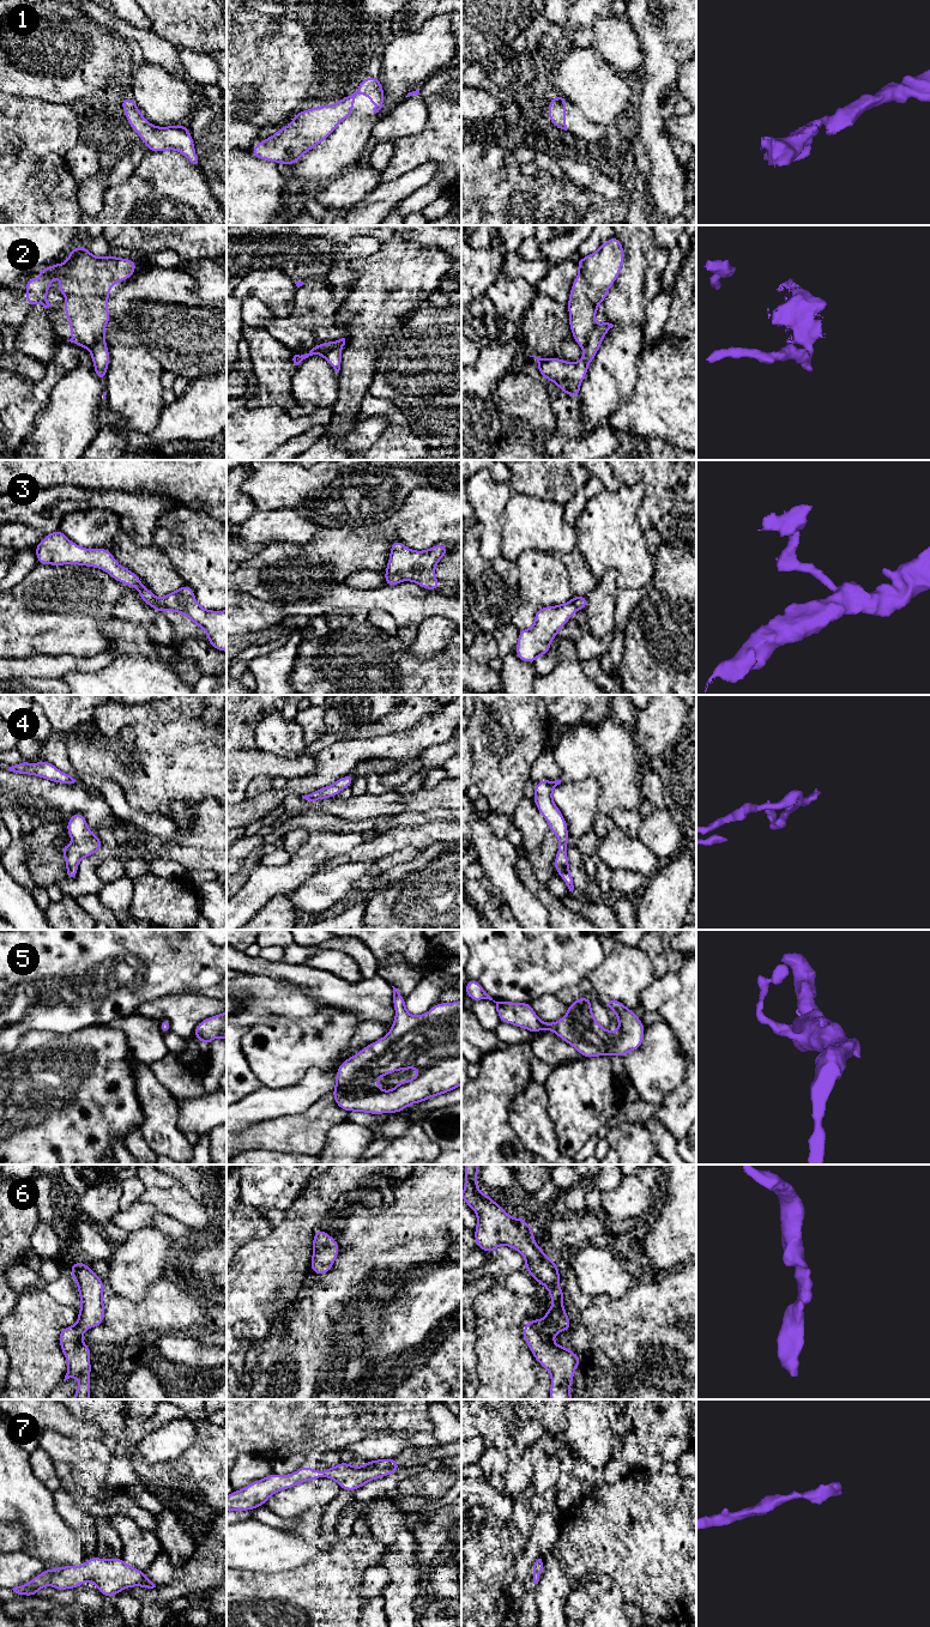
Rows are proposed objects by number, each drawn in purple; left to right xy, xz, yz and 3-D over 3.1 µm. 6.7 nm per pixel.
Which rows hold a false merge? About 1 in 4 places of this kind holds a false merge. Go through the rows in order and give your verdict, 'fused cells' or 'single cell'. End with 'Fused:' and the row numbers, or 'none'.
1: single cell
2: fused cells
3: fused cells
4: single cell
5: single cell
6: single cell
7: single cell
Fused: 2, 3

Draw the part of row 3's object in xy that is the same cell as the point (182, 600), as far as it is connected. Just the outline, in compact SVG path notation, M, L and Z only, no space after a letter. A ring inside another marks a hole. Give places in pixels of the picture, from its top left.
M186 583L175 592L157 599L164 609L159 610L156 606L153 607L155 611L163 613L164 610L170 610L185 615L205 630L212 647L227 652L227 610L212 611L203 609L198 604L193 589Z

